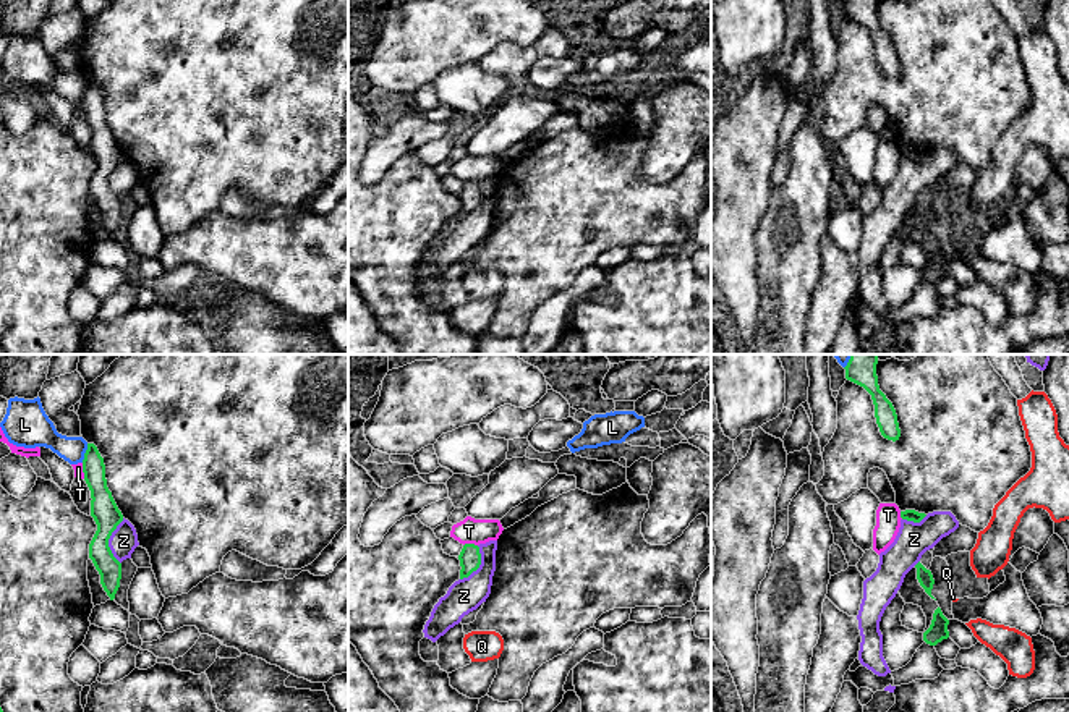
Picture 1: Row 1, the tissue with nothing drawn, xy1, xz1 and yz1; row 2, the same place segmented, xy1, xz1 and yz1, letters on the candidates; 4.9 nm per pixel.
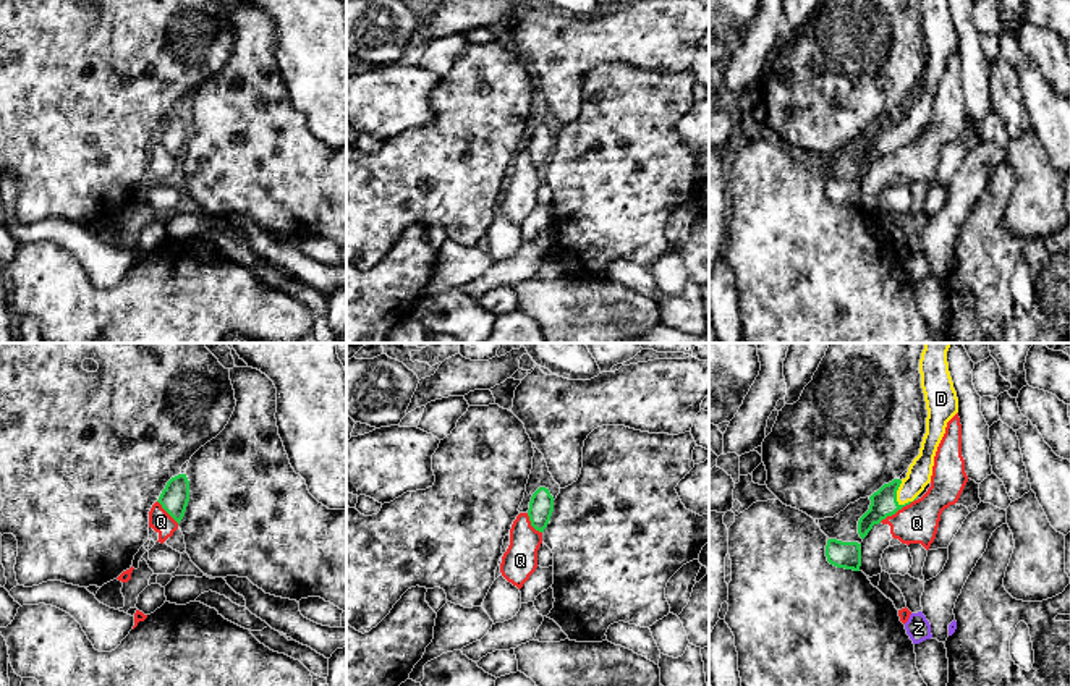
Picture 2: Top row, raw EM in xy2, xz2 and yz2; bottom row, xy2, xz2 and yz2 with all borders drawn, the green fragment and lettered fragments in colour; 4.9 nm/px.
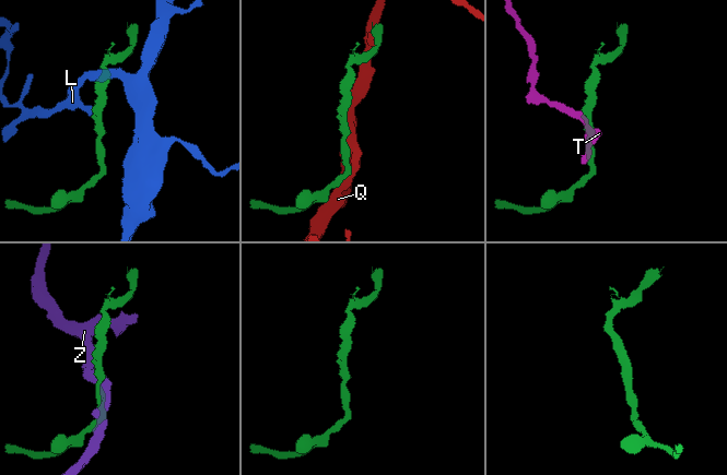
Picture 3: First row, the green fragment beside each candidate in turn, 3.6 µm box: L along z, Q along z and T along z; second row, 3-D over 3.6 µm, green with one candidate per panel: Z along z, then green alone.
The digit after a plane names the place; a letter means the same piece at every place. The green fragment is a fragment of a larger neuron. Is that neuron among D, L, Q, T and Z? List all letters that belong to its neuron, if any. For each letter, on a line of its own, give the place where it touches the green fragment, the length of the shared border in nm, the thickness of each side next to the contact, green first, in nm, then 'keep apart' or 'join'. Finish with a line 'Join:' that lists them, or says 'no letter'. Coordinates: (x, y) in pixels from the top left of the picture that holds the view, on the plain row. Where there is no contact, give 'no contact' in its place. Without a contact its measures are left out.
D: yz2 (895, 131) | 130 nm | 130/120 nm | join
L: xy1 (85, 91) | 100 nm | 110/140 nm | keep apart
Q: yz2 (897, 148) | 220 nm | 130/200 nm | keep apart
T: xz1 (470, 182) | 70 nm | 110/130 nm | keep apart
Z: xy1 (107, 178) | 240 nm | 140/140 nm | keep apart
Join: D

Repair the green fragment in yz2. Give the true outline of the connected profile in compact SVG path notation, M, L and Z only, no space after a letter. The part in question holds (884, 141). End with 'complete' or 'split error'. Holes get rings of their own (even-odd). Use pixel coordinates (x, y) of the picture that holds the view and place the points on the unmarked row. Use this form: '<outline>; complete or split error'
M919 0L919 11L928 47L919 92L910 102L905 116L894 116L869 134L869 147L858 159L861 176L868 173L874 162L915 139L931 120L937 84L945 71L947 60L958 50L958 36L949 0Z; split error

